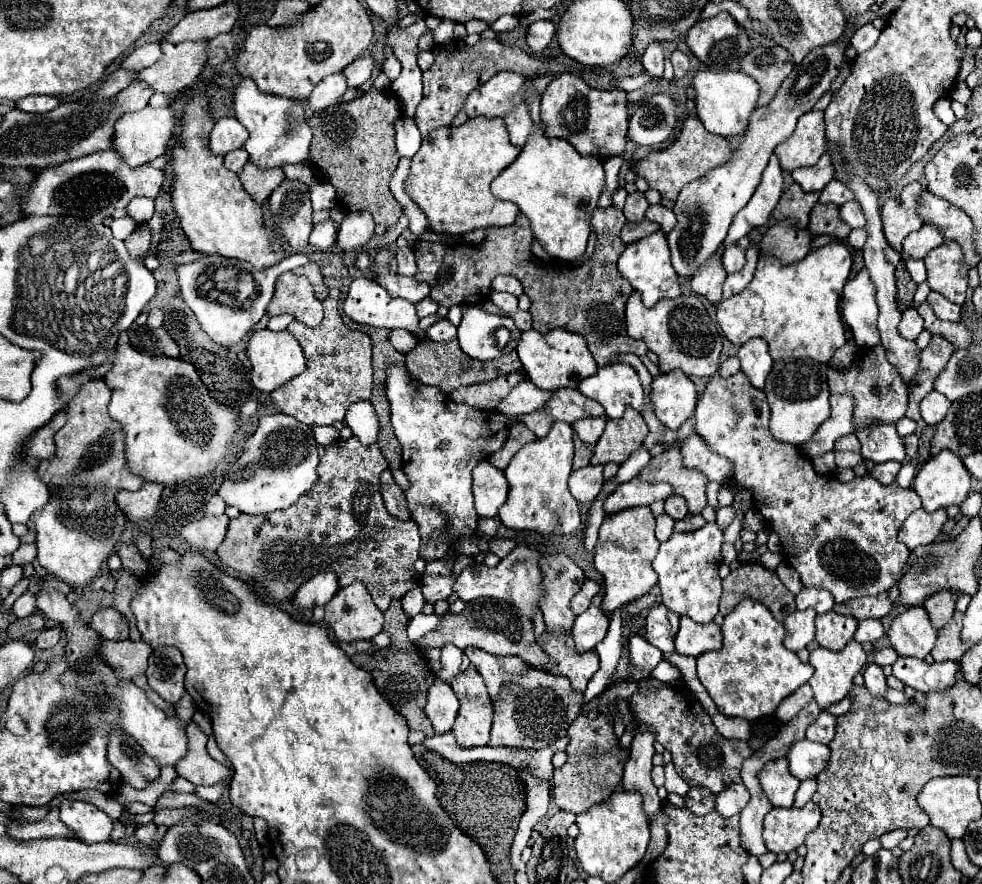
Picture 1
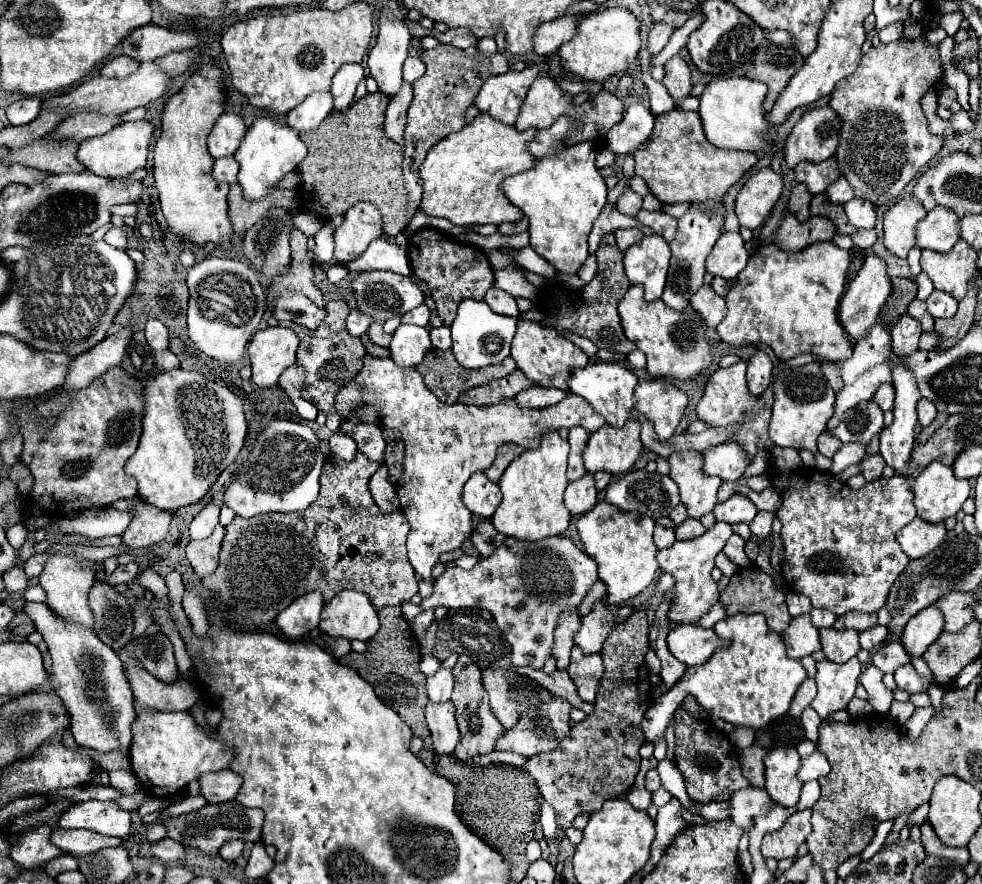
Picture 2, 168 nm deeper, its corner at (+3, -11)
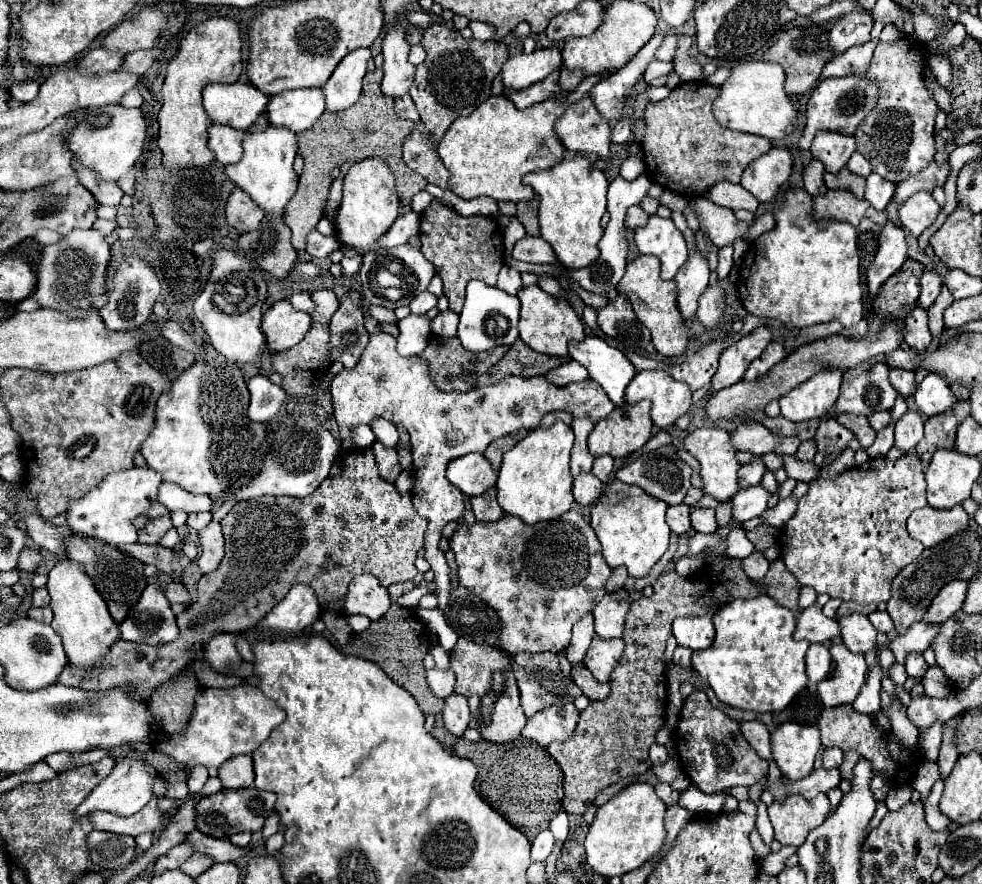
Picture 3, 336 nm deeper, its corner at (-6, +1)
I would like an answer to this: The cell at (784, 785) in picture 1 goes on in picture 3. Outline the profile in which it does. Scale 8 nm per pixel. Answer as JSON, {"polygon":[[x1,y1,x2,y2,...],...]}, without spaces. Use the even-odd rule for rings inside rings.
{"polygon":[[785,722,771,734,773,760,789,780,801,780,811,774,819,746,821,736,815,726]]}

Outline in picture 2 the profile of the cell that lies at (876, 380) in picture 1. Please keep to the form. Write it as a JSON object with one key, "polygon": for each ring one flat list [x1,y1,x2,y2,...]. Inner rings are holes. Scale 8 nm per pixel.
{"polygon":[[882,384,878,390,876,390,876,394,874,394,874,398,872,398,884,412,886,410,892,410,892,406,894,406,894,388,892,388,892,384]]}

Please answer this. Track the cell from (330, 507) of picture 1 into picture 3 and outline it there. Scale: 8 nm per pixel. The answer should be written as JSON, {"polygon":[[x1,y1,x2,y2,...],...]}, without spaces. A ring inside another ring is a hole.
{"polygon":[[373,448,363,450,345,450,341,452,333,466,329,476,321,482,321,486,309,494,307,498,275,498,275,496,261,496,257,500,245,500,233,506,233,510,221,520,223,536,225,536,225,558,221,560,221,566,199,580,197,592,199,600,197,604,191,604,187,610,183,610,177,616,179,626,179,638,171,644,161,646,147,646,147,644,135,644,135,642,117,642,109,654,105,656,101,668,80,675,66,665,59,674,57,682,83,690,109,690,119,688,121,684,129,686,131,690,141,694,149,694,157,684,163,680,183,672,189,664,191,652,195,652,199,646,203,646,207,640,213,638,213,634,219,632,247,632,257,626,261,618,265,618,267,612,277,606,291,586,305,584,311,586,317,592,317,598,321,602,321,608,331,612,343,612,343,598,347,592,349,582,357,574,373,574,383,588,389,588,397,582,415,580,417,568,415,558,417,552,423,548,423,532,427,528,427,520,421,518,413,504,409,494,401,494,393,484,387,484,381,480,377,466,375,466,375,454]]}

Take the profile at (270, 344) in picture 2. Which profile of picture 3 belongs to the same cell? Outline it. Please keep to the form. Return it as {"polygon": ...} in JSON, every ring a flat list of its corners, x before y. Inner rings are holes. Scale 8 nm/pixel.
{"polygon":[[281,300,281,302,275,302,263,314,261,328,265,332,271,354,279,354,303,340,303,336,311,328,311,318,295,310,287,300]]}

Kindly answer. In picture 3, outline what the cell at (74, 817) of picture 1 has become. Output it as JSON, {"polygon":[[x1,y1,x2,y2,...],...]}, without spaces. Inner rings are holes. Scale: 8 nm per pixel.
{"polygon":[[123,760,123,762,115,764,111,774,83,800,81,806,77,806,75,818,79,820,79,818,83,818,91,812,97,812,97,810,111,812,111,814,117,814,117,816,131,816,133,812,139,812,149,802,149,798,153,796,153,792,151,792,153,780,155,778,145,772,145,768,141,766,139,760]]}

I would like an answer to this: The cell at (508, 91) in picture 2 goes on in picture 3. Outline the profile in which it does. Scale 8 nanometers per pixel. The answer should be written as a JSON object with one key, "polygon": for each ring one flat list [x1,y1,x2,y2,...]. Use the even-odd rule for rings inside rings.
{"polygon":[[543,48,531,54,511,56,501,68,505,94,519,92,547,78,553,70,559,70,559,66,561,66,561,52,557,48]]}

